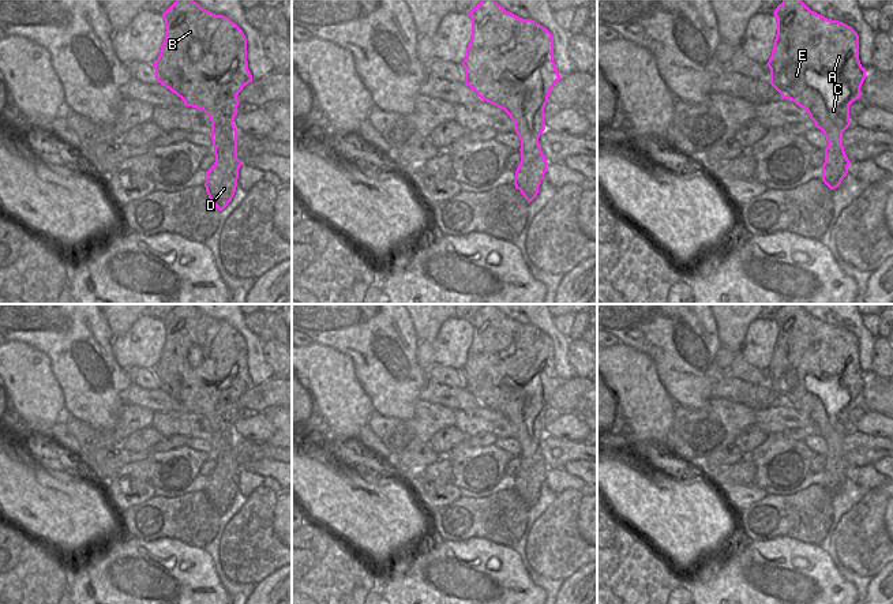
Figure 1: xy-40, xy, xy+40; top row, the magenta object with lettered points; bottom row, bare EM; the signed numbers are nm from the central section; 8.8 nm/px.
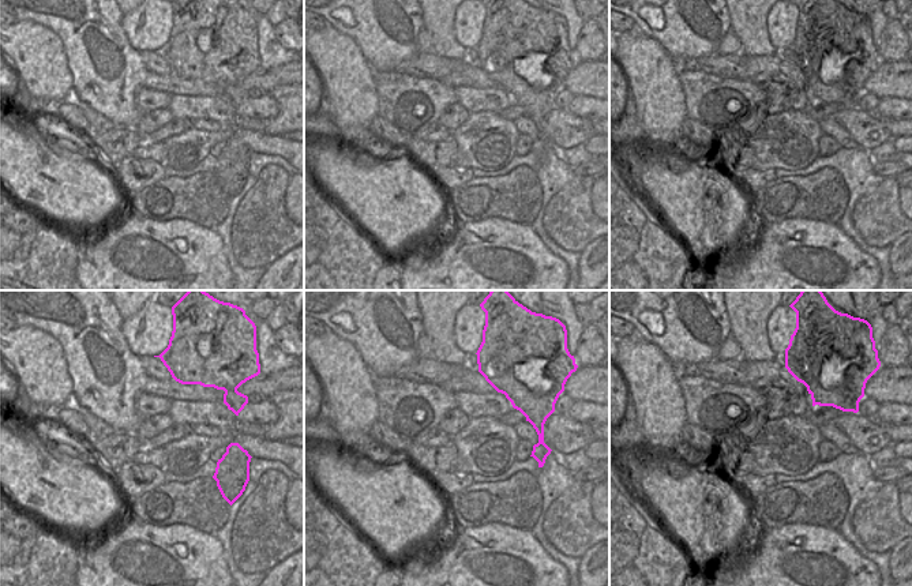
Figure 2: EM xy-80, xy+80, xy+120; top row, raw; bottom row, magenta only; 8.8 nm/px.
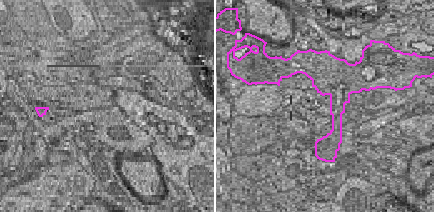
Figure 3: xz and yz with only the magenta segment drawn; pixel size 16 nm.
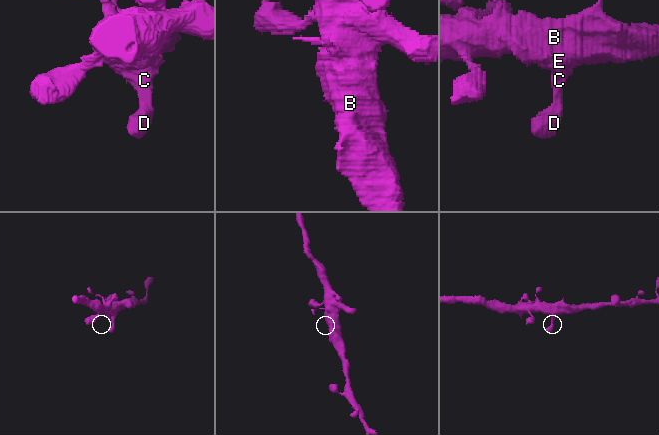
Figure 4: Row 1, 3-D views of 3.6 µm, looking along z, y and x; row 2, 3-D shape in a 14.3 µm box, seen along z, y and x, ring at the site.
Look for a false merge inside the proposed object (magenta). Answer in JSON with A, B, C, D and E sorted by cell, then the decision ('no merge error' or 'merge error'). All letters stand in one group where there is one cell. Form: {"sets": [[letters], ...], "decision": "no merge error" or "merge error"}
{"sets": [["A", "B", "C", "D", "E"]], "decision": "no merge error"}

